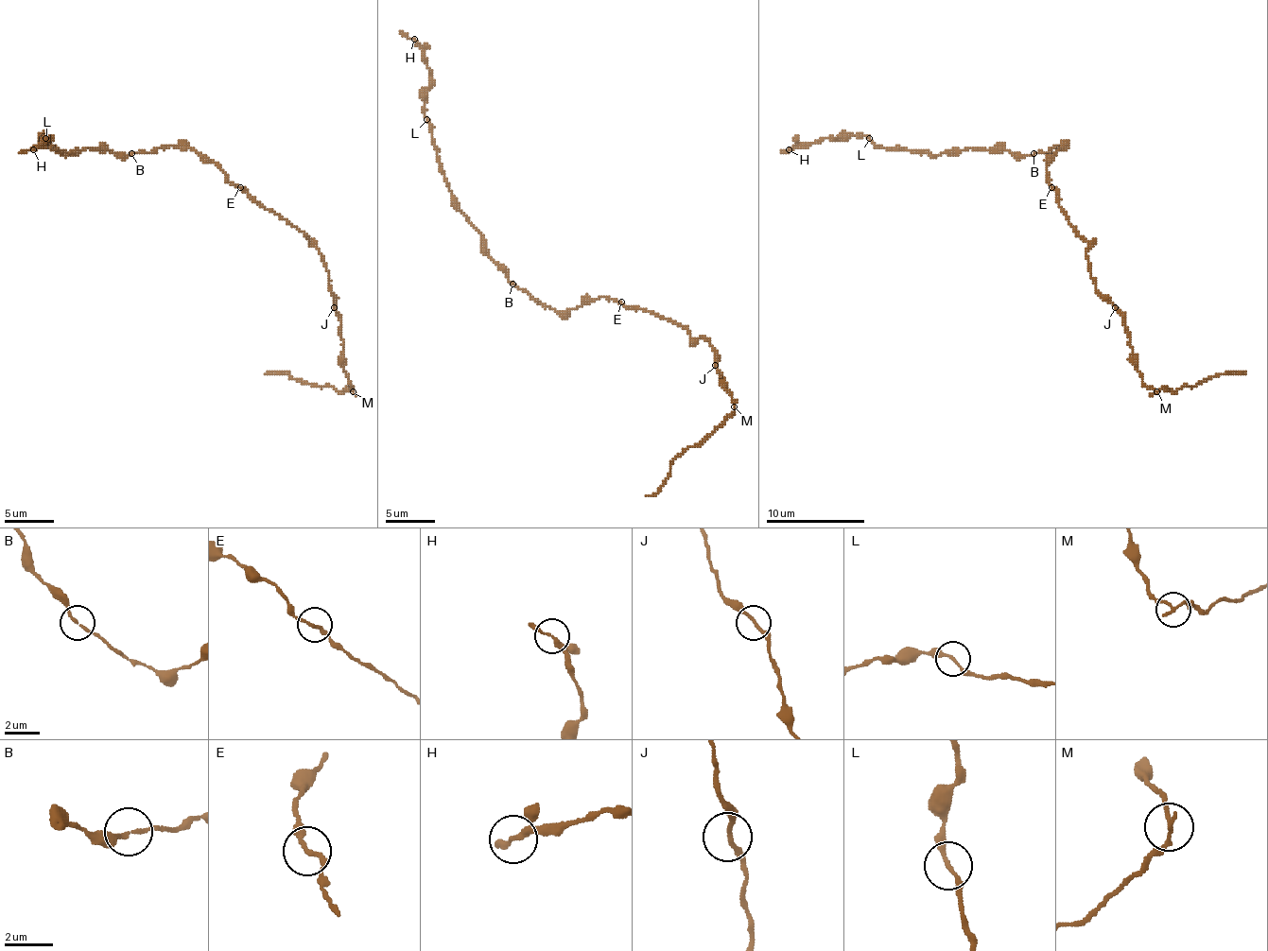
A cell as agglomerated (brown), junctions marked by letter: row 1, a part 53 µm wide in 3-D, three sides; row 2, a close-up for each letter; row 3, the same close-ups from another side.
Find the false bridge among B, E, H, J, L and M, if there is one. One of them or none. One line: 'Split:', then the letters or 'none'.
Split: M

